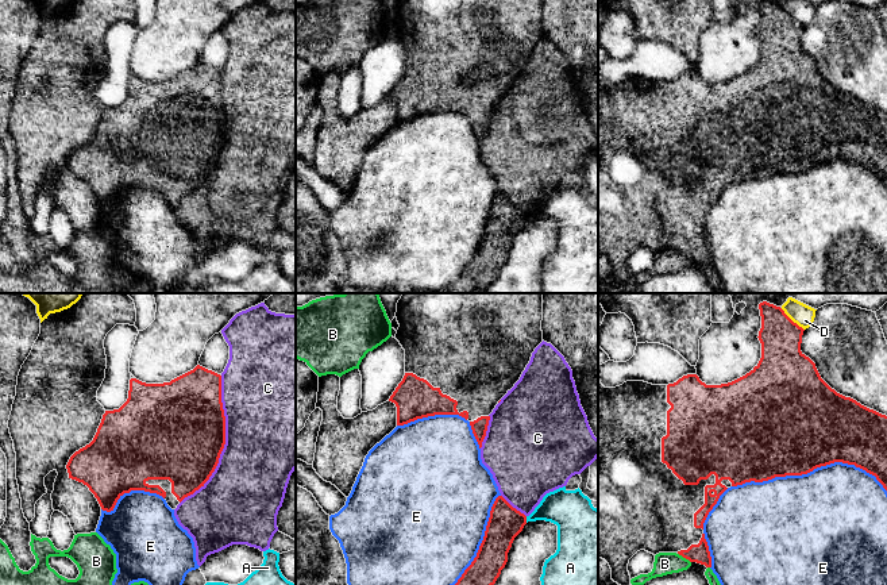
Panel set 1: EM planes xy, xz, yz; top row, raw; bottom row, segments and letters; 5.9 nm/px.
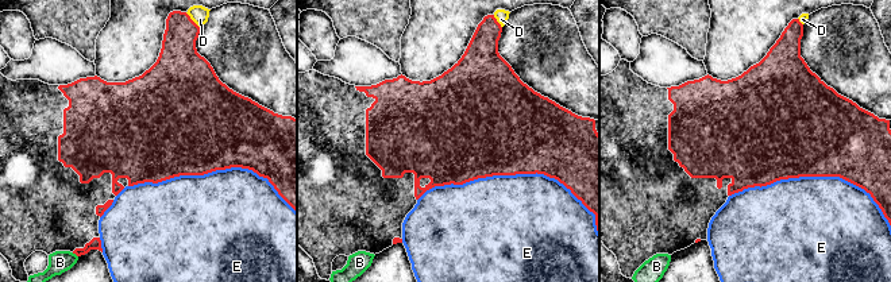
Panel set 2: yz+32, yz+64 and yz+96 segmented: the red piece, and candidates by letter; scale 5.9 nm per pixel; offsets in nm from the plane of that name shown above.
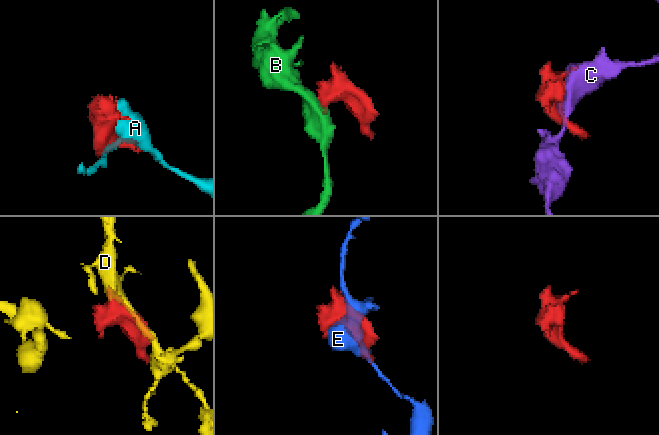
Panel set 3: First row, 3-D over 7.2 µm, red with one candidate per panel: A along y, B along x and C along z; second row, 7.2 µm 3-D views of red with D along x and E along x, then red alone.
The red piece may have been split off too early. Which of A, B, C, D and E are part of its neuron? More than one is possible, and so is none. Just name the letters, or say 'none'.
none

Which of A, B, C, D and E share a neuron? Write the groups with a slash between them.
A / B / C / D / E

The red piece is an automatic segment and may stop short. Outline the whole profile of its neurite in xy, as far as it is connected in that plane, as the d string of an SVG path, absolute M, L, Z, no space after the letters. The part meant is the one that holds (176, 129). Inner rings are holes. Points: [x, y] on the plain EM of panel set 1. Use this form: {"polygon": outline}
{"polygon": "M197 62L193 68L171 77L170 80L146 81L136 76L131 76L127 99L119 107L105 108L93 138L70 154L66 166L69 170L69 176L82 180L89 185L89 188L97 196L103 208L107 209L113 208L117 197L124 190L130 190L131 188L144 188L150 190L157 190L166 197L167 203L171 207L176 207L177 203L185 195L193 192L209 177L209 174L212 173L219 161L219 155L224 146L224 142L225 142L225 113L221 100L221 73Z"}

